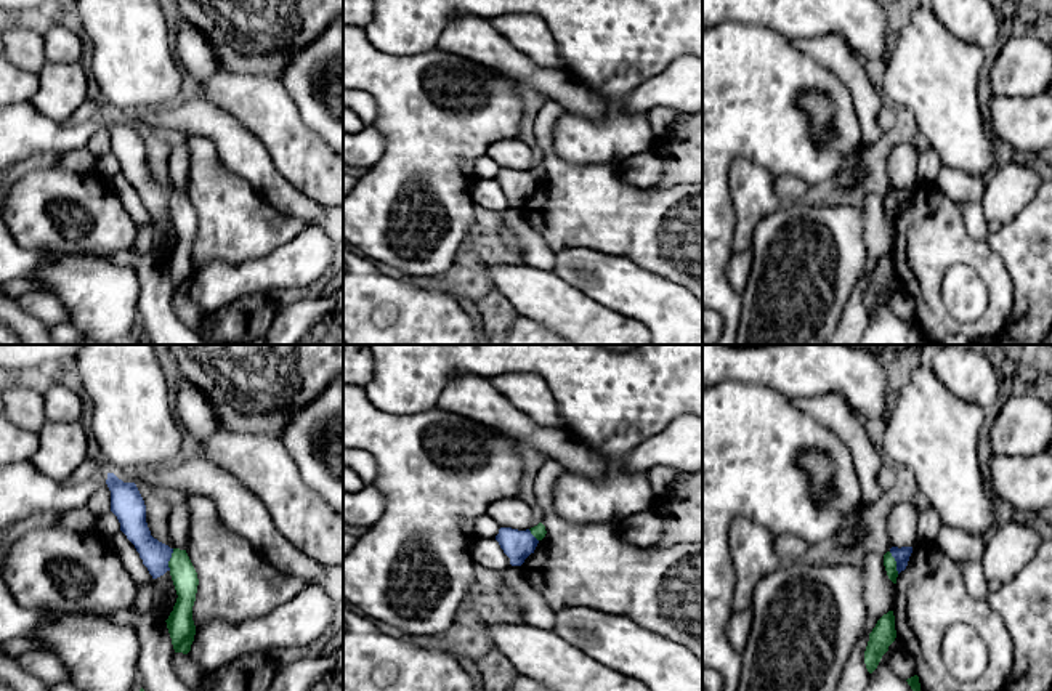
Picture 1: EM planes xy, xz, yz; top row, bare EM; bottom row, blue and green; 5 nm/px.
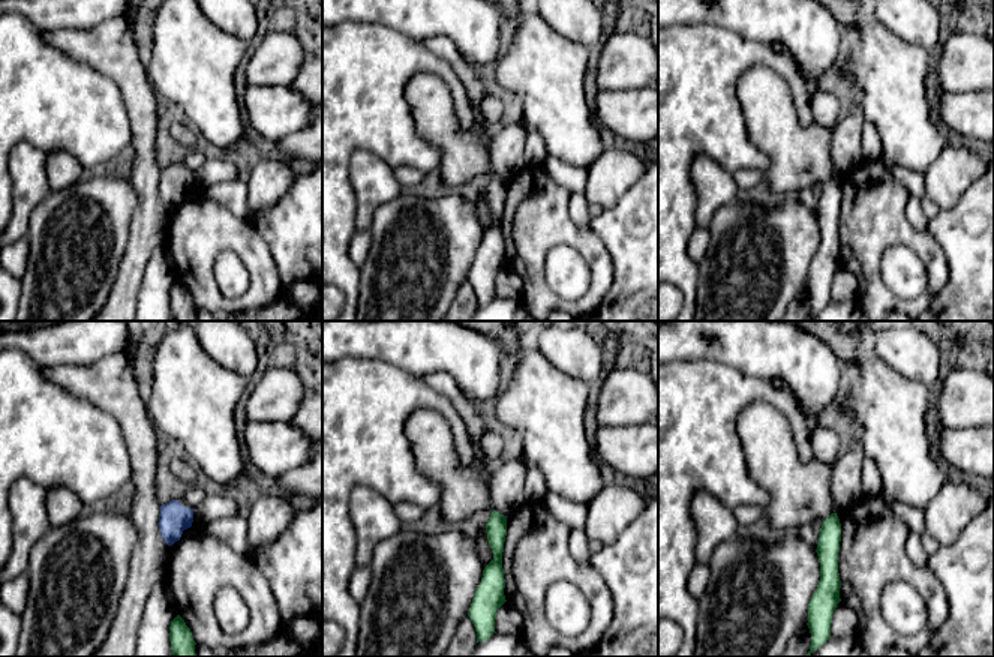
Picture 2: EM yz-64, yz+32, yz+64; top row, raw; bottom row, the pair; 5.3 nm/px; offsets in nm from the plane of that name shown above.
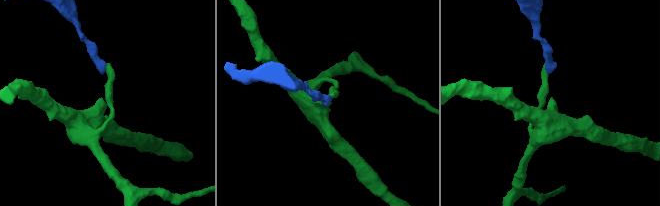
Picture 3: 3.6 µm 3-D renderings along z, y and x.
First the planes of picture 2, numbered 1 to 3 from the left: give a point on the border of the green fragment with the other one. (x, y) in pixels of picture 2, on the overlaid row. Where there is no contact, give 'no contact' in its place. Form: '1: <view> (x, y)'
1: no contact
2: no contact
3: no contact

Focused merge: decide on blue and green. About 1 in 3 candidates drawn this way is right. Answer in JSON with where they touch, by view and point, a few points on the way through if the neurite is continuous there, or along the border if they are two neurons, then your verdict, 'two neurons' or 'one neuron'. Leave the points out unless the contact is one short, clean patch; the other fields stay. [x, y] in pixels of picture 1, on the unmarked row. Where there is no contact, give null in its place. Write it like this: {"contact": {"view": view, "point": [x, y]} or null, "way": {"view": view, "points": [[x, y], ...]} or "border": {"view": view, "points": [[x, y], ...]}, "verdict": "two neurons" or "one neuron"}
{"contact": {"view": "xy", "point": [169, 201]}, "border": {"view": "xy", "points": [[173, 189], [169, 199], [169, 210]]}, "verdict": "two neurons"}

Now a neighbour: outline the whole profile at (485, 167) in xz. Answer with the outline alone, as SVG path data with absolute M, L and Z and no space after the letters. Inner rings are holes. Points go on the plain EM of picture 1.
M484 154L475 160L473 170L478 180L496 180L500 165Z

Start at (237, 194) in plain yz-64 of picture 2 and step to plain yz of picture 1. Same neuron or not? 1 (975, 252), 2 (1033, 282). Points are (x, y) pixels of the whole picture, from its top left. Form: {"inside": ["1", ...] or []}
{"inside": ["2"]}

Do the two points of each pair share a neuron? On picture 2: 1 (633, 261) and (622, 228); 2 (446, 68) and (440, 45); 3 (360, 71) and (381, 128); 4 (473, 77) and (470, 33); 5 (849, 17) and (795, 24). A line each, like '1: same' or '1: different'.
1: same
2: different
3: same
4: different
5: different

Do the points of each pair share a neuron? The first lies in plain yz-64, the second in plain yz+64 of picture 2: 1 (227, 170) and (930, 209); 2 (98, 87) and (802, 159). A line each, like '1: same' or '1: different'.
1: same
2: different

